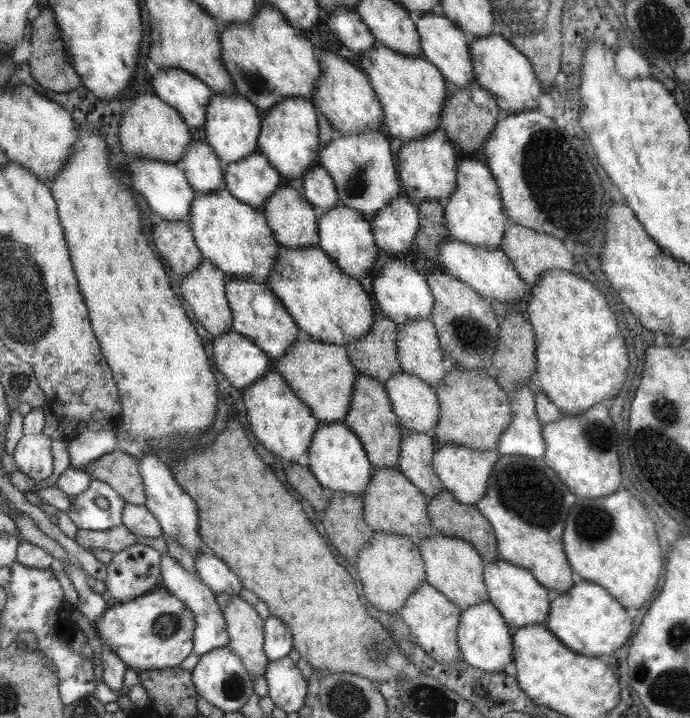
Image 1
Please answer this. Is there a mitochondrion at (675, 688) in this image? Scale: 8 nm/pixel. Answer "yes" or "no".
yes

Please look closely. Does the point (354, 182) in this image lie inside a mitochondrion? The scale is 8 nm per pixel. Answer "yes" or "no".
yes

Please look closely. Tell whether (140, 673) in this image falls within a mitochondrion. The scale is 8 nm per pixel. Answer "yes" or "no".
no

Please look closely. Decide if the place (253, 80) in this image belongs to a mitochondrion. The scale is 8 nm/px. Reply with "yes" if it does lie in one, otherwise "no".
yes

